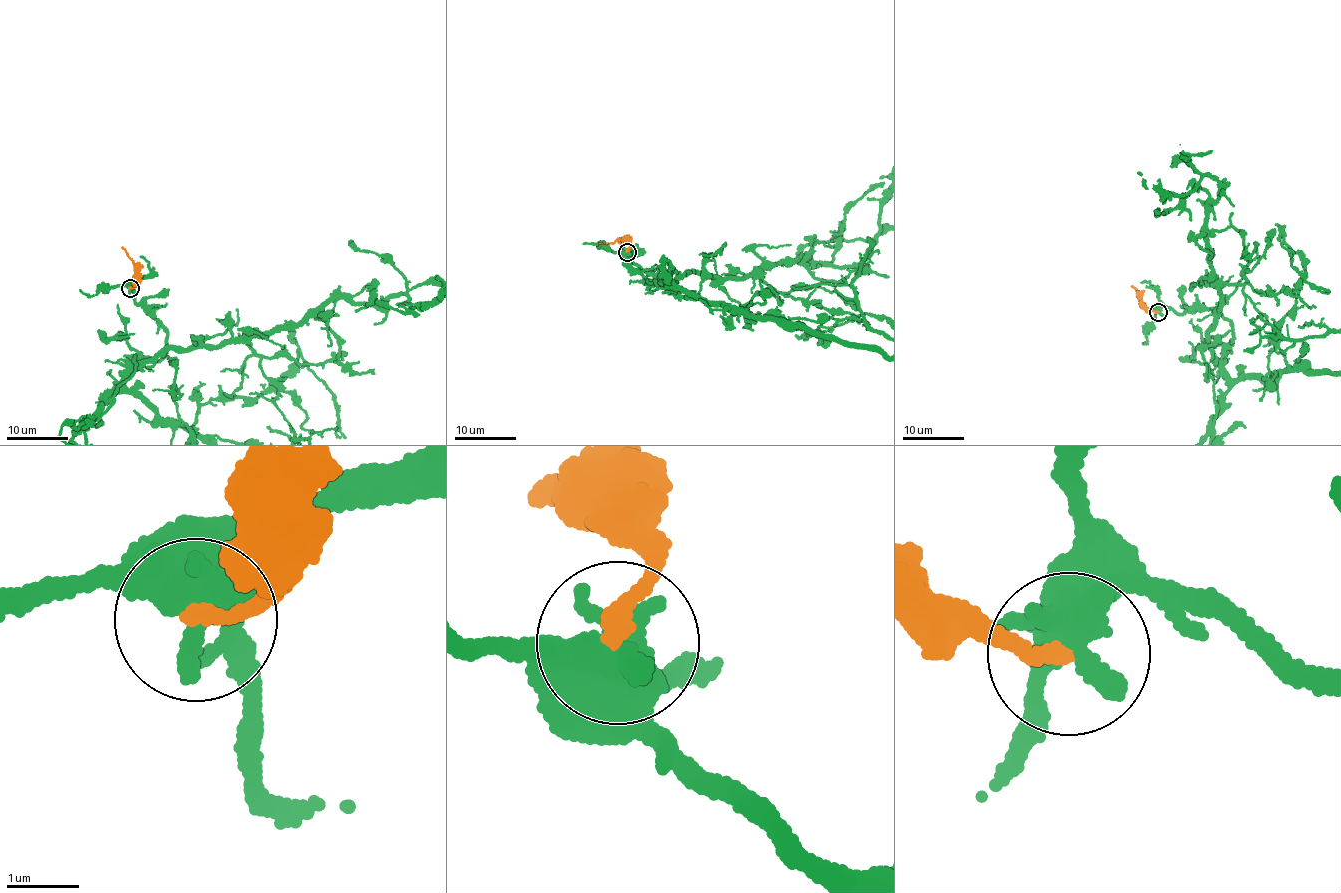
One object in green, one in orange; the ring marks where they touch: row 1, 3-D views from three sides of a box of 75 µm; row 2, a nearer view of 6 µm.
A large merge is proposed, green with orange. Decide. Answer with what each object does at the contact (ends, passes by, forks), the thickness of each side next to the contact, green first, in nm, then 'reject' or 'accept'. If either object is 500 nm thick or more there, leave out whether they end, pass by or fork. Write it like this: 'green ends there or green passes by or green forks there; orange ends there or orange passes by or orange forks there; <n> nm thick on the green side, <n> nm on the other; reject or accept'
600 nm thick on the green side, 200 nm on the other; reject

